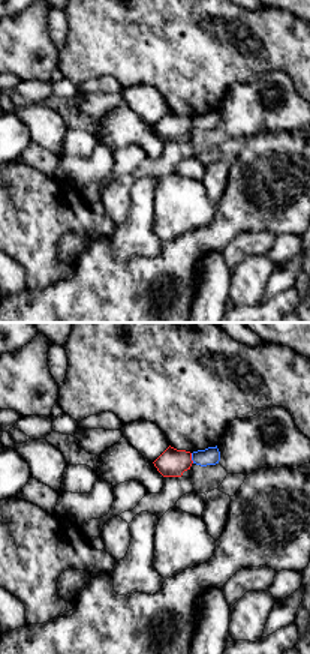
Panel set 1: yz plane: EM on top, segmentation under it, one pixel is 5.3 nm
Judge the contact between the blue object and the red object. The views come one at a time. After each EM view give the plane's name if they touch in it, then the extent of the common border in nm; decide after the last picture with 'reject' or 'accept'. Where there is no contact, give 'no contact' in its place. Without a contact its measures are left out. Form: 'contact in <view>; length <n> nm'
contact in yz; length 60 nm

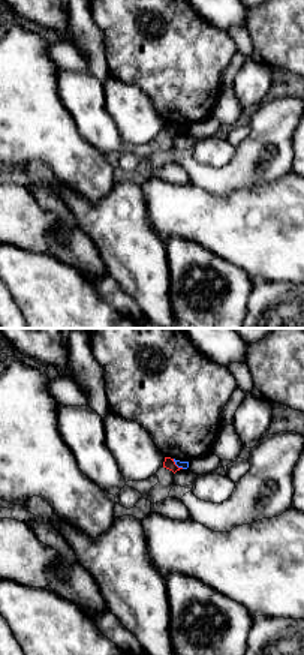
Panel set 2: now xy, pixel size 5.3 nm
contact in xy; length 80 nm

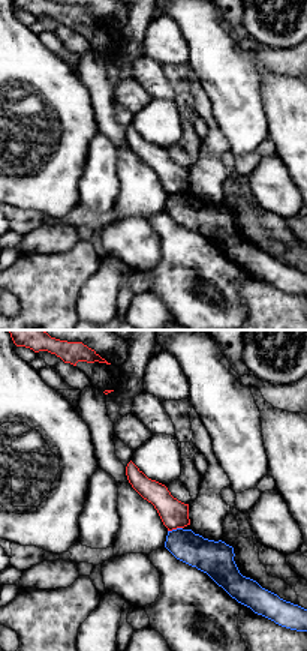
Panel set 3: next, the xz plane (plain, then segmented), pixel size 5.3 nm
contact in xz; length 80 nm

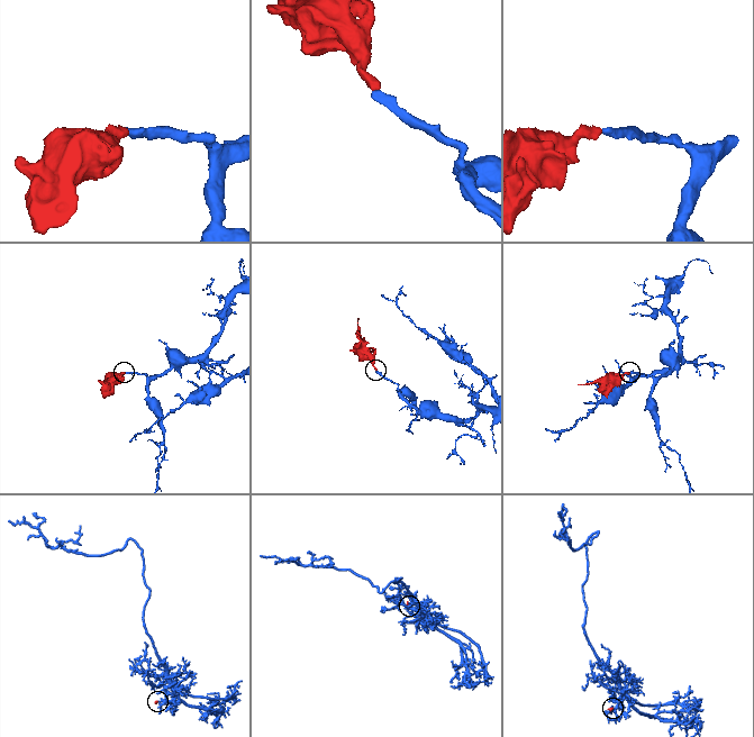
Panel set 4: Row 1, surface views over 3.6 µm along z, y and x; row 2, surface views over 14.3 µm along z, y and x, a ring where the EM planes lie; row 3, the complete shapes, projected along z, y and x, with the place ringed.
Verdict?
reject

